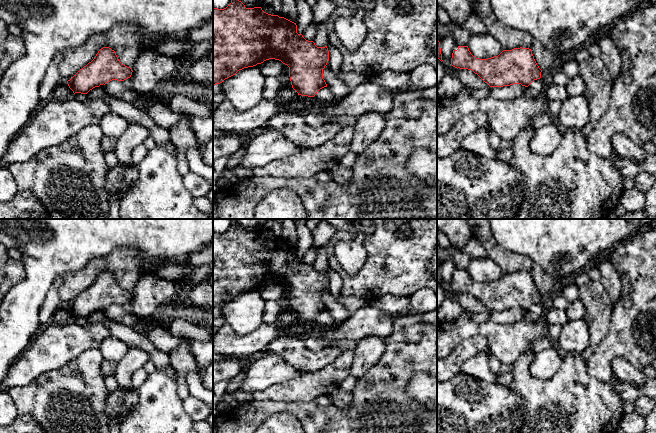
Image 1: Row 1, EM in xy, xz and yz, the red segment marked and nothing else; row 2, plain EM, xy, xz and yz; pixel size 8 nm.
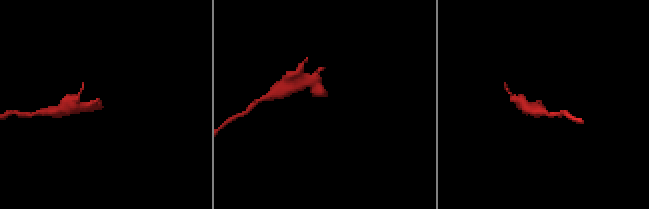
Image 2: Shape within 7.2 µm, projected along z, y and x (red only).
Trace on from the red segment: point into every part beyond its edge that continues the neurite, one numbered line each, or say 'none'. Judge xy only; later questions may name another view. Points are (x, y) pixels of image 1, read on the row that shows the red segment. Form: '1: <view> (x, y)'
none

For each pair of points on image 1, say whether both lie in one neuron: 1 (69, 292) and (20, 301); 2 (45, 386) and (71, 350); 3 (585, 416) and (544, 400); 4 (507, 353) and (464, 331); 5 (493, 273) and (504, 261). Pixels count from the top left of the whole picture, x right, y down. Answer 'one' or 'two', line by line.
1: two
2: two
3: one
4: one
5: two

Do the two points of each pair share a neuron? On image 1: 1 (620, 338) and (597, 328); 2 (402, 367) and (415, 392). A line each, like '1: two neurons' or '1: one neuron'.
1: two neurons
2: two neurons

